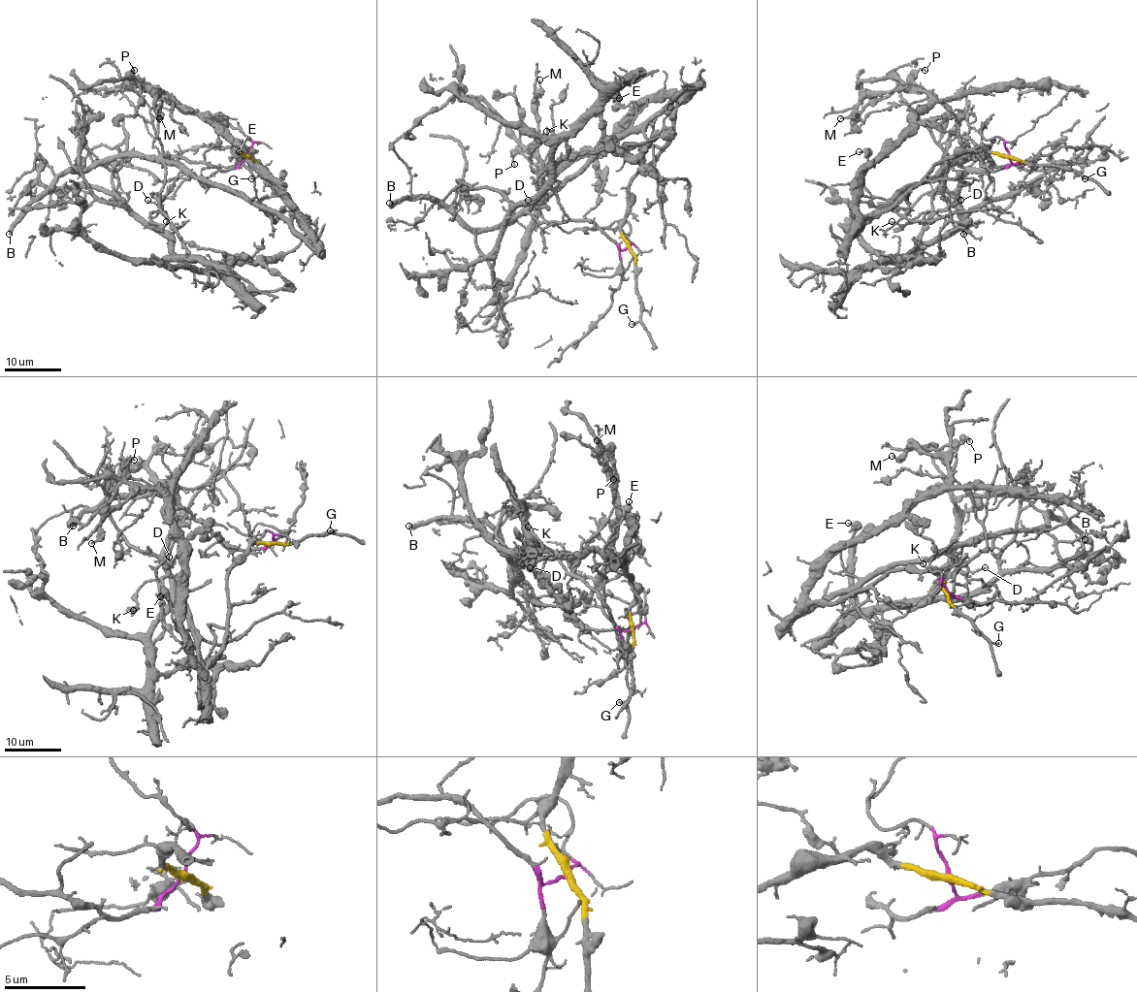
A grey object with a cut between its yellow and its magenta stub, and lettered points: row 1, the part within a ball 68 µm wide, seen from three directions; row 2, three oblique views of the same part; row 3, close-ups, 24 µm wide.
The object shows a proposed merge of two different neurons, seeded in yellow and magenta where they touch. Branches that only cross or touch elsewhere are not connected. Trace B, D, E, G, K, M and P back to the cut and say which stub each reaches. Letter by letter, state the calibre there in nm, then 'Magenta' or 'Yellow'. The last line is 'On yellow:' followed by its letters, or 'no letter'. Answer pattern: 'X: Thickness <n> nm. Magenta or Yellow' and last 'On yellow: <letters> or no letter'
B: Thickness 500 nm. Magenta
D: Thickness 120 nm. Magenta
E: Thickness 140 nm. Magenta
G: Thickness 220 nm. Yellow
K: Thickness 140 nm. Magenta
M: Thickness 130 nm. Yellow
P: Thickness 150 nm. Magenta
On yellow: G, M

